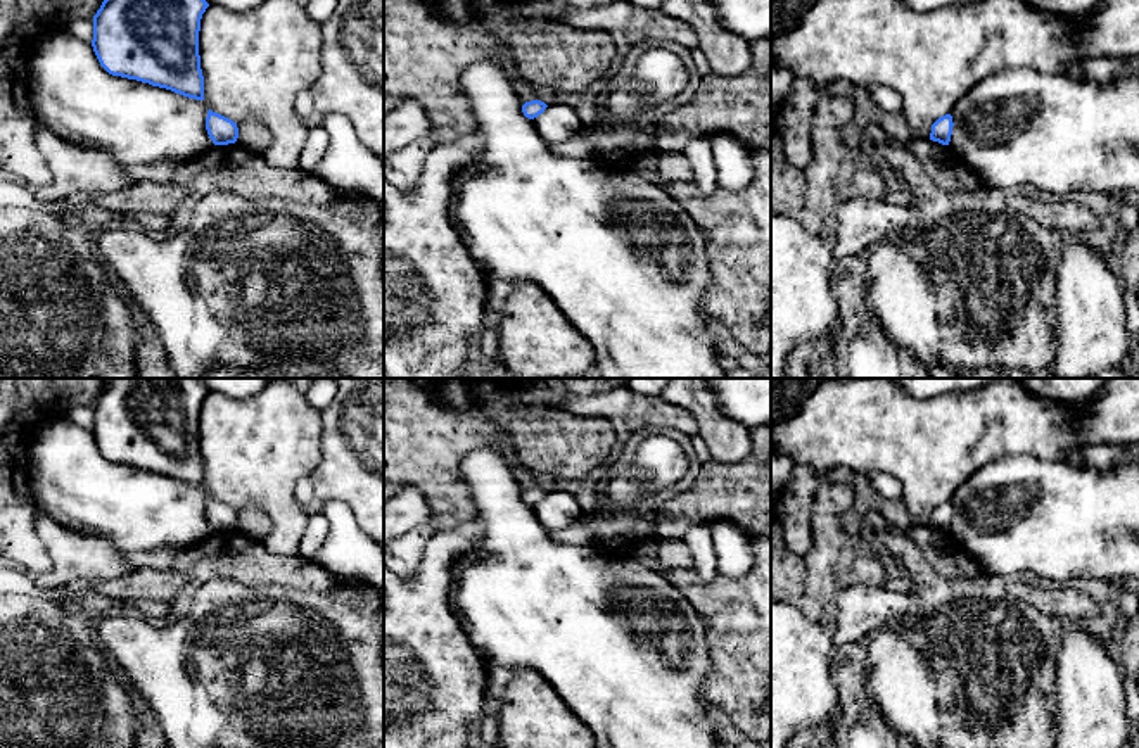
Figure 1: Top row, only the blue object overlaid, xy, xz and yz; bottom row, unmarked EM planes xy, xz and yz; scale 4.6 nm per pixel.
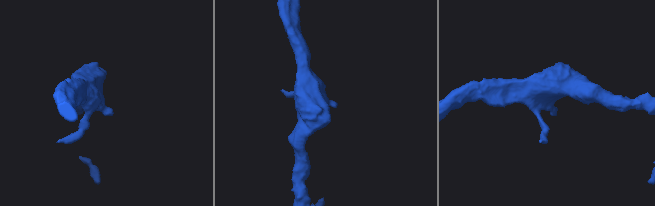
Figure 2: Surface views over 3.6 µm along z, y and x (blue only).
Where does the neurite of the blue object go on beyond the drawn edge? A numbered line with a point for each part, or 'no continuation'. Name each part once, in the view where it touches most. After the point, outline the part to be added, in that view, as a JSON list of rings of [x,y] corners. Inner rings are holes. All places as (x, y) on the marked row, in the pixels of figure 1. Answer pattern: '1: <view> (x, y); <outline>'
no continuation

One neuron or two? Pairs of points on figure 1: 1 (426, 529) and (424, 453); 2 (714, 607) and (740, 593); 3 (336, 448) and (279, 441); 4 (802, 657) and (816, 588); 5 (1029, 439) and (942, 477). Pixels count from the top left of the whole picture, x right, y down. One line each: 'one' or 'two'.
1: one
2: one
3: two
4: two
5: one

